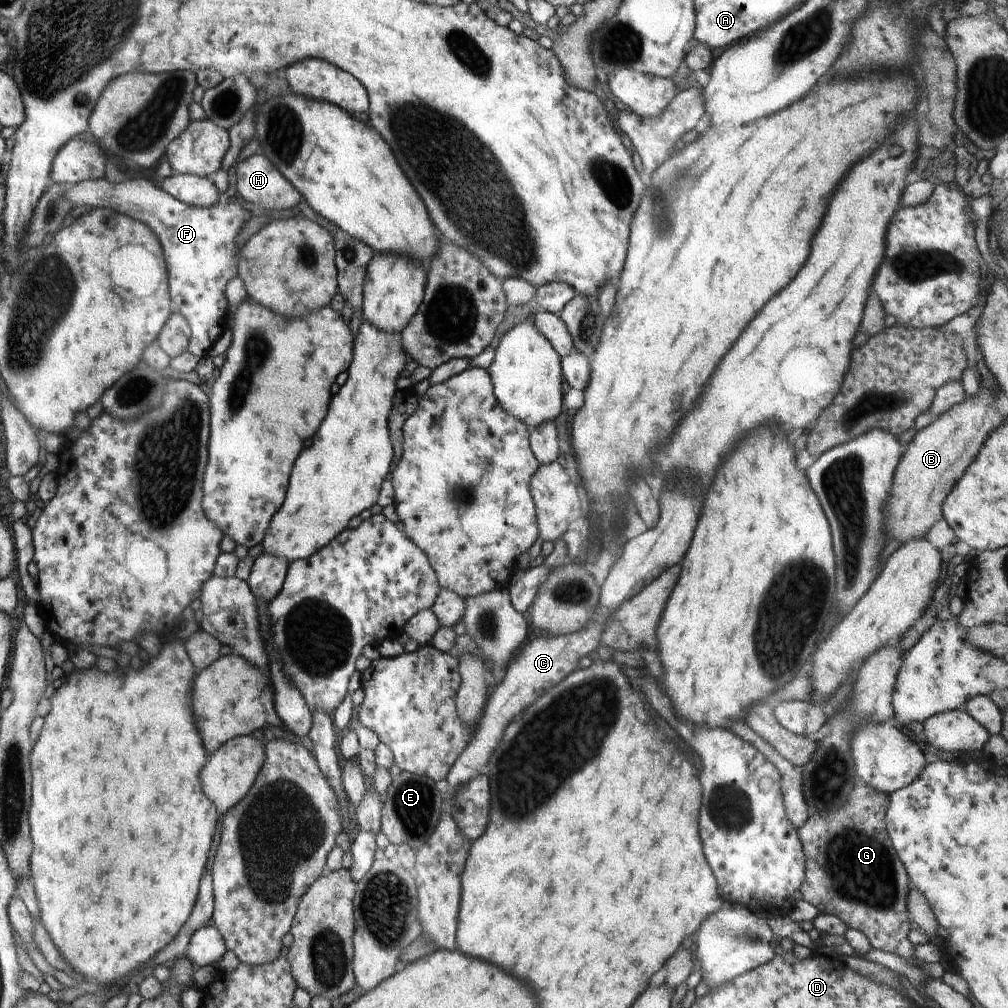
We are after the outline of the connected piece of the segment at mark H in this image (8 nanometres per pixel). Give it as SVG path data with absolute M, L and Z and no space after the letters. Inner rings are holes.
M258 151L236 166L235 187L248 202L258 204L265 213L270 210L288 210L303 196L284 175Z

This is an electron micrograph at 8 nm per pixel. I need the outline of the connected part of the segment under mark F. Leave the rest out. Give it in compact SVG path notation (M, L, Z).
M105 179L82 181L65 187L65 197L75 206L110 206L112 210L146 222L146 226L154 230L168 264L172 310L182 313L191 328L187 351L200 358L208 355L212 344L231 328L232 314L225 286L238 274L237 238L242 227L253 216L251 212L233 200L221 200L211 207L189 205L163 191L158 184L136 179L126 179L120 183Z

